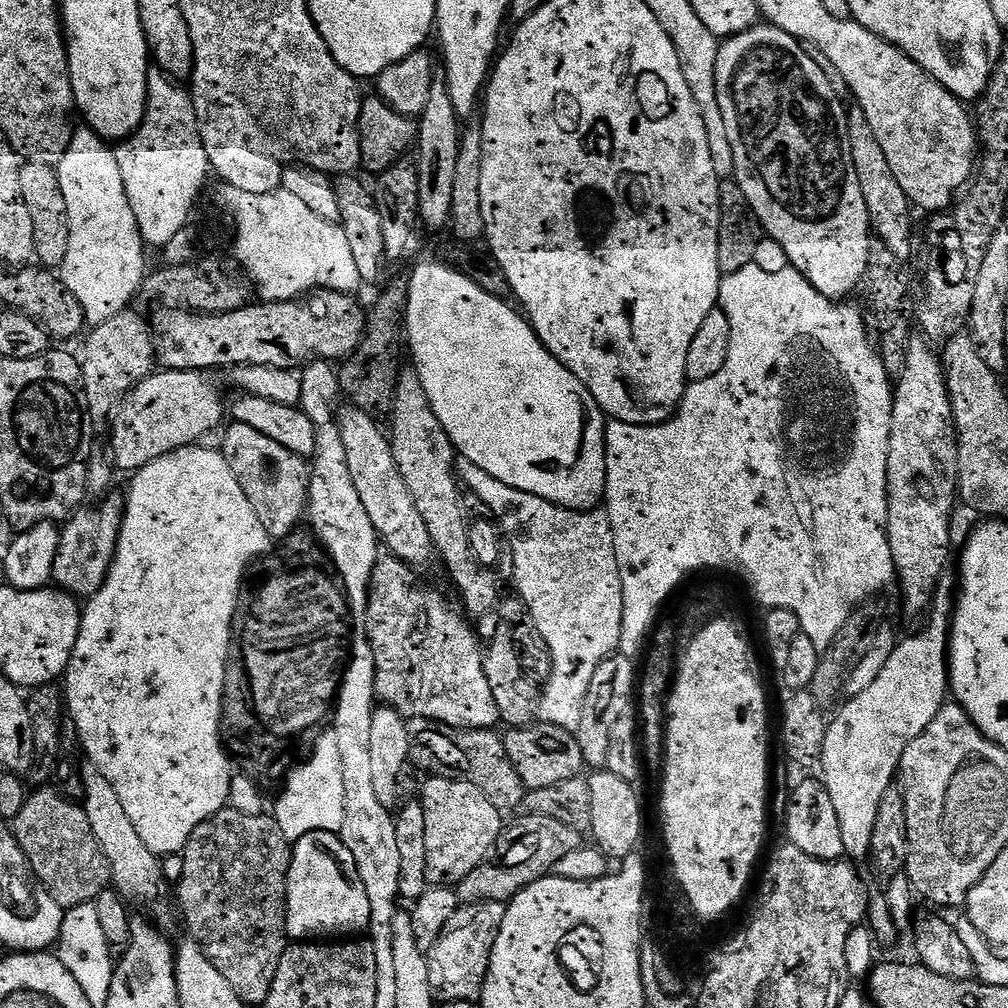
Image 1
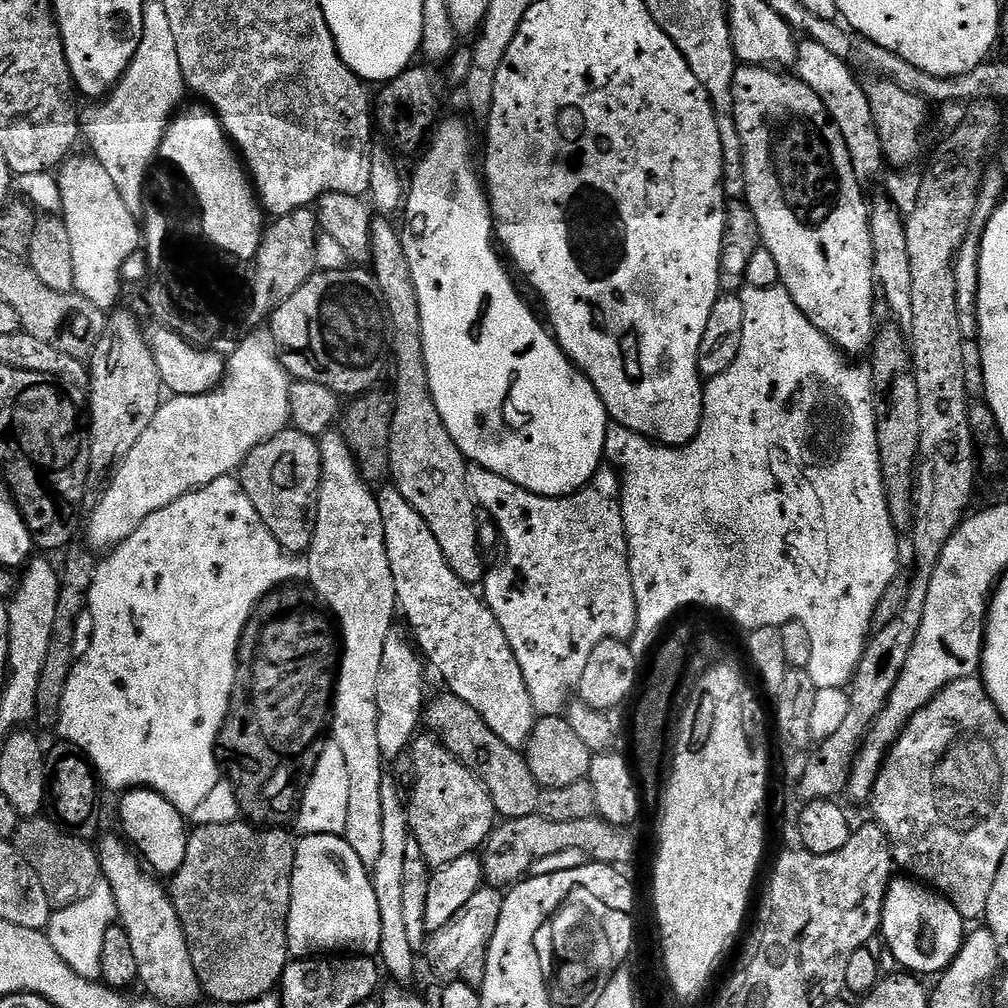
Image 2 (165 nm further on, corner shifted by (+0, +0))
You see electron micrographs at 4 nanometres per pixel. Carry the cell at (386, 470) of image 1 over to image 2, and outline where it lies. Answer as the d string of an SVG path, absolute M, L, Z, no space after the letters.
M381 487L376 501L378 502L378 510L382 510L386 554L390 562L390 574L394 574L396 602L402 616L408 619L408 624L412 627L410 636L420 656L429 664L431 669L433 667L442 676L448 686L447 691L466 702L467 705L474 707L474 710L480 714L482 722L486 722L486 726L490 726L490 730L494 730L494 734L498 734L498 738L502 738L502 742L506 742L506 746L517 750L523 749L534 730L538 713L534 702L530 698L530 690L526 686L526 678L522 678L522 666L518 666L518 658L514 658L514 650L510 650L510 642L506 642L506 634L502 634L502 626L498 626L498 618L494 618L494 614L488 609L487 604L484 603L483 599L477 593L476 596L472 593L475 591L473 591L470 585L462 582L462 578L458 578L458 574L454 574L454 570L450 570L450 566L446 562L446 554L442 554L442 546L438 546L438 538L434 538L434 534L430 534L430 526L426 526L426 518L422 518L422 514L418 514L418 510L414 510L414 506L410 506L410 502L406 502L406 498L402 498L402 494L396 487Z

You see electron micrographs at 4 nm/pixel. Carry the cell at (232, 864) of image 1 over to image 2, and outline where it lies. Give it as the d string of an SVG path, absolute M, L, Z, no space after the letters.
M243 819L229 824L202 824L191 829L186 862L171 877L170 895L190 946L190 958L203 991L220 1004L240 1004L273 995L290 962L288 915L294 878L296 840L280 826L256 827Z

